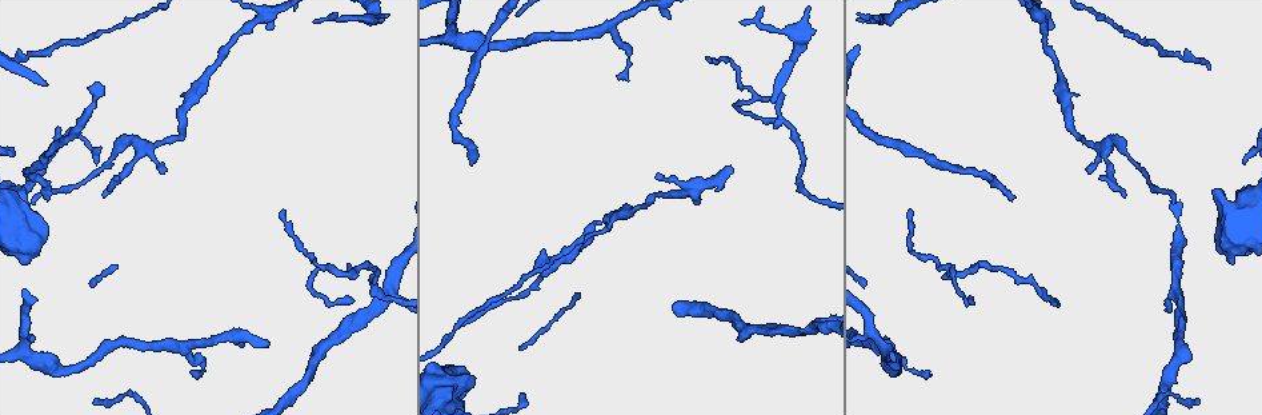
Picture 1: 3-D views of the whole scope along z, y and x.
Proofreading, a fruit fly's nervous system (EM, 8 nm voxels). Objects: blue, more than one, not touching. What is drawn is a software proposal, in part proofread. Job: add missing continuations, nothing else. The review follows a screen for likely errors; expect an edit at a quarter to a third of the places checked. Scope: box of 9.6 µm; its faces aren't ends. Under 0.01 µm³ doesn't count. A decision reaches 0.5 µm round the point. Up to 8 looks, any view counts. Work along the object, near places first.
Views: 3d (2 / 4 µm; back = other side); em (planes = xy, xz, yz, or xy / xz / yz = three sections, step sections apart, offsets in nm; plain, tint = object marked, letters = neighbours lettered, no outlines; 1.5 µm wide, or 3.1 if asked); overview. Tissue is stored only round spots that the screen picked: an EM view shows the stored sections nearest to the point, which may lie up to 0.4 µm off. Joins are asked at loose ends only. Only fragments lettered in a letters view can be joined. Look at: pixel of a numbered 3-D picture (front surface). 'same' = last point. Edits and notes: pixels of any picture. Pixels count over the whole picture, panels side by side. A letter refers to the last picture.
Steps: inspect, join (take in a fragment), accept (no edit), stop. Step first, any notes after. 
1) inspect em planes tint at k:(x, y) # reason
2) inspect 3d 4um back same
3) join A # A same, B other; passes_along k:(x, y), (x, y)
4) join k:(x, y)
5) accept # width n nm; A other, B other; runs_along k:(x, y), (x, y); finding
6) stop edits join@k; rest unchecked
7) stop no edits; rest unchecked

inspect em xy step 4 letters at 1:(773, 117) # free end

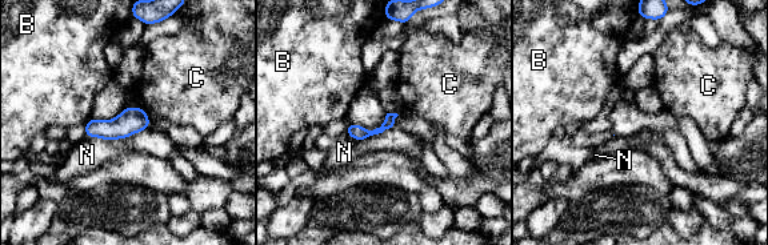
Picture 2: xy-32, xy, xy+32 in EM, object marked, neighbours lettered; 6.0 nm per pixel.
inspect em planes letters same

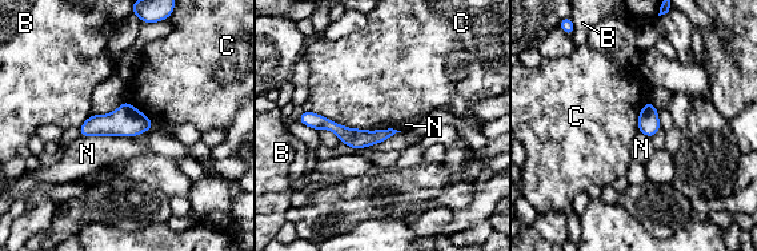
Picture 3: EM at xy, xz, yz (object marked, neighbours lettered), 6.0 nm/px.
accept # B other, C other, N other; runs_along 3:(304, 116), (348, 136), (389, 132); no lettered fragment goes on from it

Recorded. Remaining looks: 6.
inspect 3d 4um back at 1:(1244, 162) # tapers out

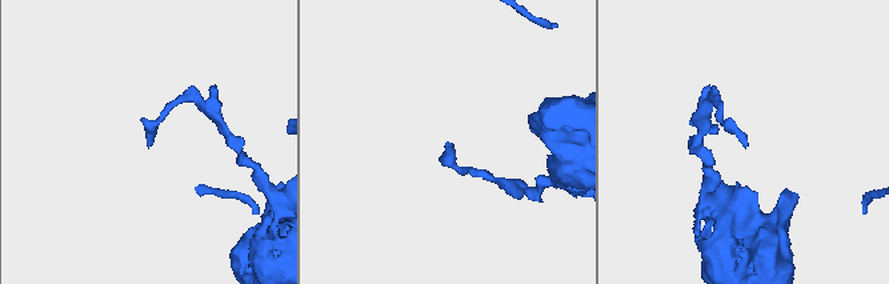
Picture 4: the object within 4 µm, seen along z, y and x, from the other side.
inspect em yz step 8 letters at 4:(447, 143) # shape alone is not enough

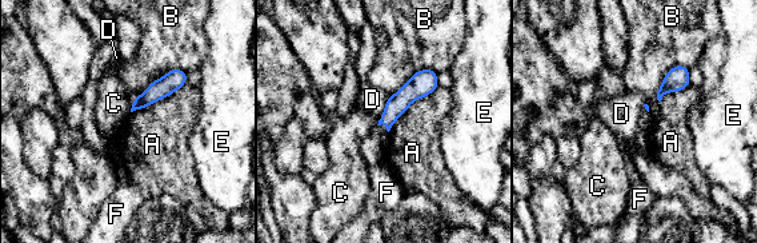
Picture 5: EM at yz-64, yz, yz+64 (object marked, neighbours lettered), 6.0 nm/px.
inspect em xy step 8 letters same # cut it another way

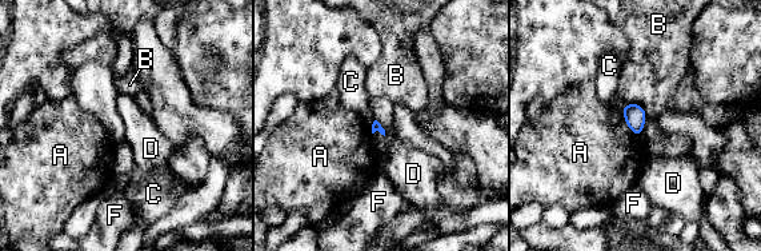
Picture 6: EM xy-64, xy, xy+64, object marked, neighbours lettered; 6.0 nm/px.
join F # A other, B other, C other, D other, F same; it goes on there

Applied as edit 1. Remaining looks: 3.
inspect em 3.1um planes tint at 1:(31, 259)

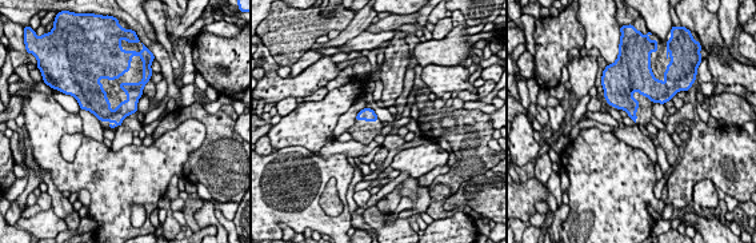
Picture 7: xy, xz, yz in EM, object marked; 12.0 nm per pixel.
inspect em 3.1um planes letters same

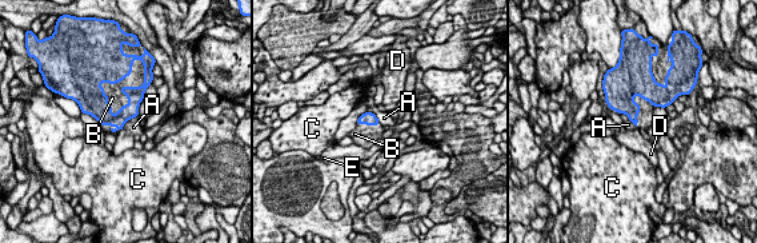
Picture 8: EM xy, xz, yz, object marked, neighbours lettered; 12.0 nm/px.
accept # longest_contact B 460 nm; A other, B other, C other, D other, E other; border 8:(99, 84), (113, 114), (129, 104); no lettered fragment goes on from it

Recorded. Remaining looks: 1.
stop edits join@6; rest unchecked

